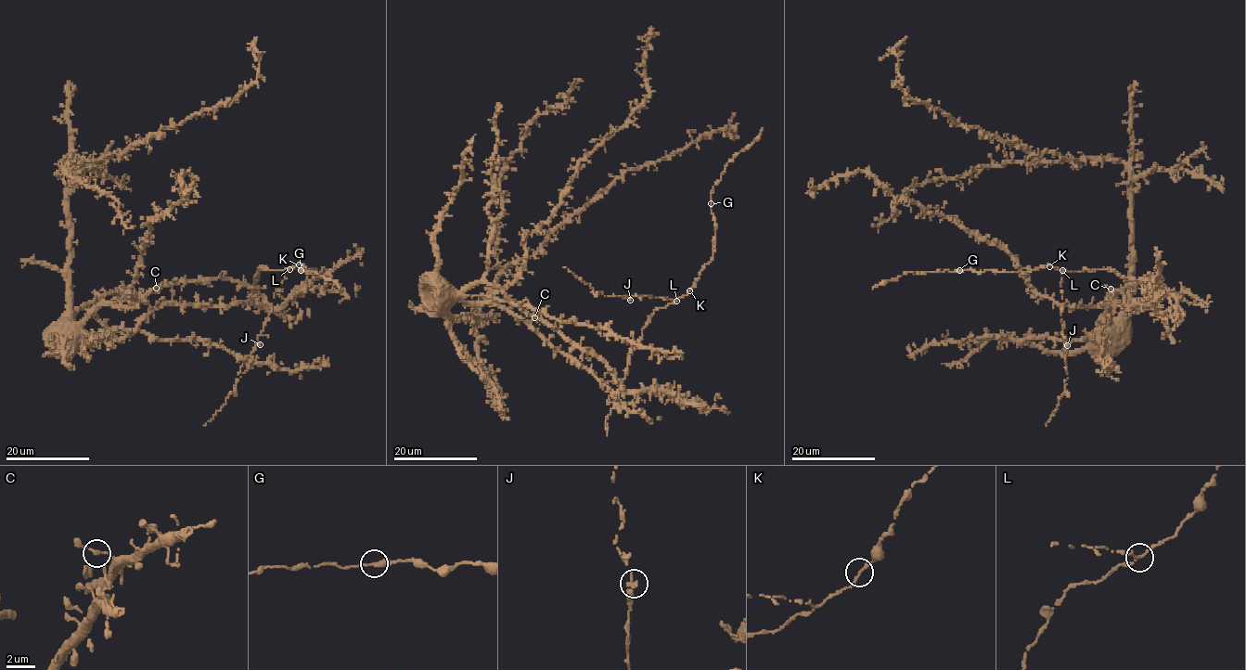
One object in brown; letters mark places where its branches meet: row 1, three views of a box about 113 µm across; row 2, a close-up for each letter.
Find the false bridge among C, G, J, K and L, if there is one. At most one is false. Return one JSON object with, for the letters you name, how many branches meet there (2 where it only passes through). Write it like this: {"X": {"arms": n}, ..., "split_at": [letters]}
{"L": {"arms": 2}, "split_at": ["L"]}

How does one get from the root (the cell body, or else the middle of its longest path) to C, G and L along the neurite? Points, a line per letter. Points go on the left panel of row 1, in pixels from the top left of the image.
C: (48, 337), (59, 328), (84, 320), (100, 306), (139, 299), (156, 288)
G: (48, 337), (100, 306), (178, 282), (229, 278), (257, 289), (261, 267), (301, 264), (315, 270), (301, 270)
L: (48, 337), (100, 306), (178, 282), (229, 278), (257, 289), (261, 267), (289, 268)

